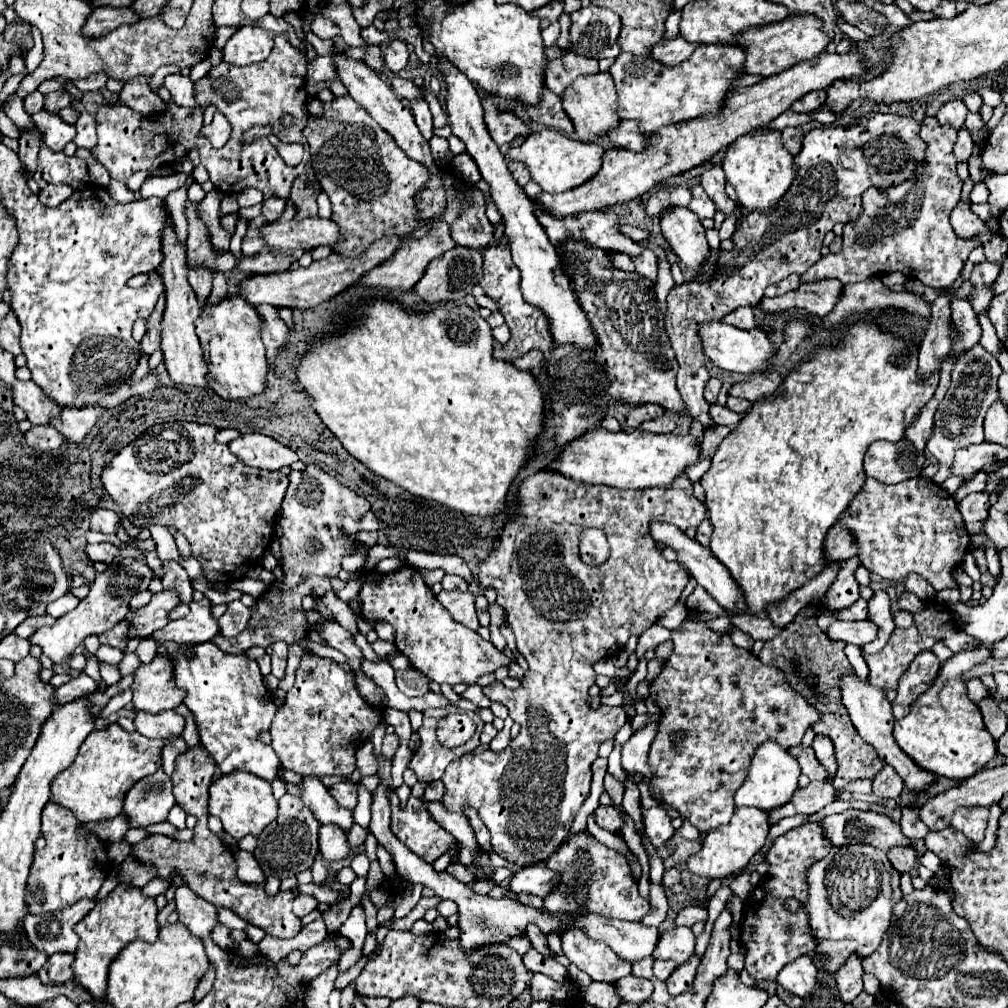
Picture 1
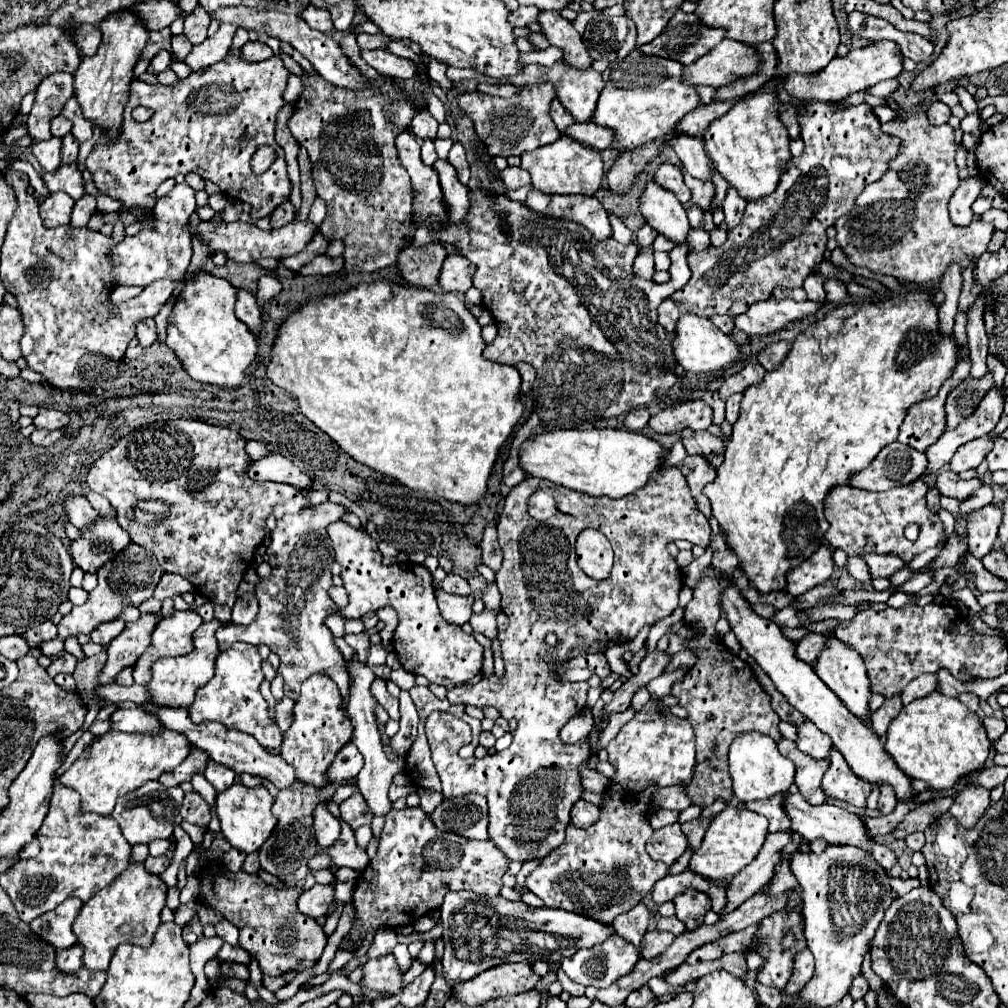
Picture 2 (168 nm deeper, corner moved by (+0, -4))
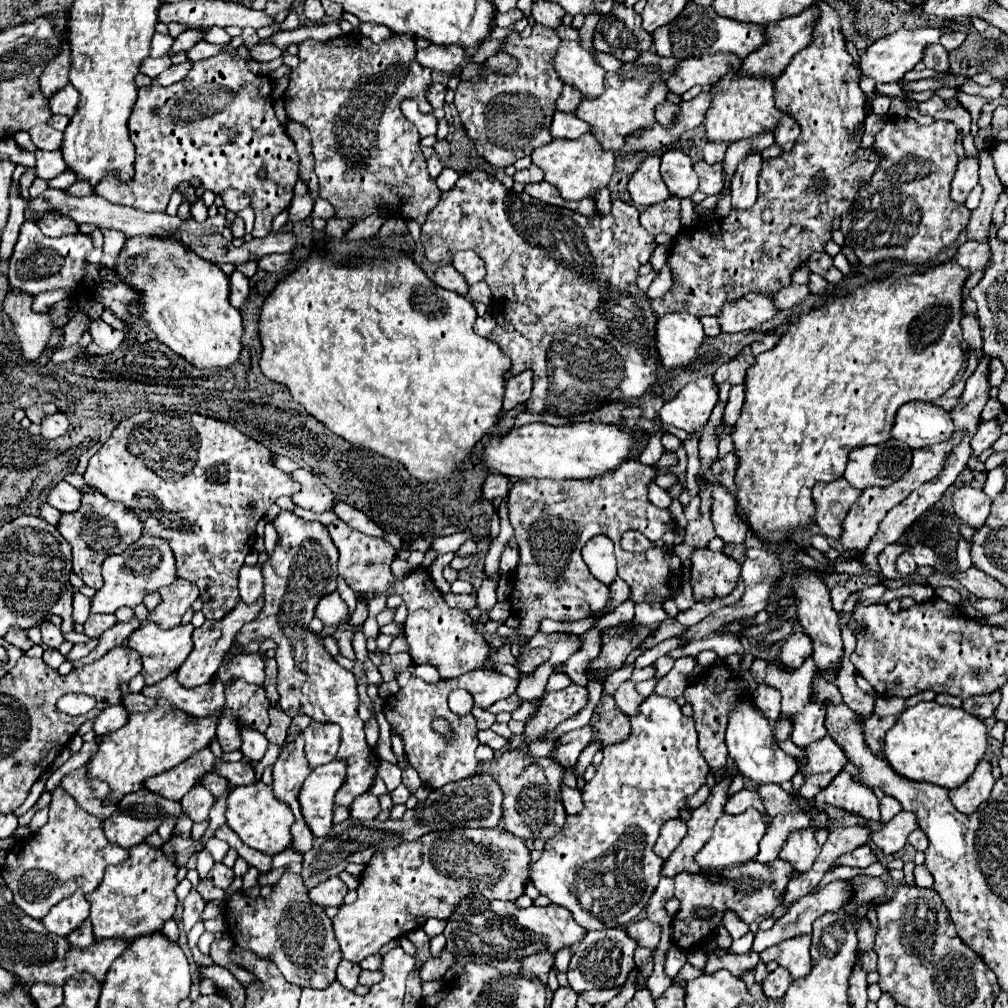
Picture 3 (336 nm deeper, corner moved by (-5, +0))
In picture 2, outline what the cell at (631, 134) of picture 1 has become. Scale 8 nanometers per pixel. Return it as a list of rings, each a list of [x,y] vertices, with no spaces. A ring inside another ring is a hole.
[[[573,124],[571,128],[567,128],[567,134],[579,142],[585,142],[597,150],[605,150],[611,148],[613,144],[613,132],[609,132],[609,128],[601,128],[599,124]]]

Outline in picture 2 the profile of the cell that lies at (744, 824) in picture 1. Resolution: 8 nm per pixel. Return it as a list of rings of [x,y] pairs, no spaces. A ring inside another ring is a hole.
[[[729,804],[711,820],[701,848],[691,856],[689,870],[711,882],[729,882],[735,874],[739,874],[747,864],[755,860],[765,842],[765,836],[767,836],[765,816],[755,814],[743,806]]]

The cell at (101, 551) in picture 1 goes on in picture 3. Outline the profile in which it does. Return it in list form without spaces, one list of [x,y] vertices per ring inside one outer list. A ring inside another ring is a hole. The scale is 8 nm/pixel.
[[[84,486],[82,492],[82,504],[72,514],[62,514],[58,520],[58,532],[72,544],[72,564],[74,574],[82,578],[82,582],[90,588],[102,588],[102,574],[100,566],[106,560],[106,556],[124,552],[126,546],[136,542],[142,536],[142,522],[140,518],[130,512],[122,502],[110,502],[98,488]]]

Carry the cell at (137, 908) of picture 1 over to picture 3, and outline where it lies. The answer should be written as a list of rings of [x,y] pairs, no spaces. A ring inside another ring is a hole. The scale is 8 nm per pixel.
[[[146,842],[136,844],[128,850],[130,856],[122,864],[106,868],[102,884],[88,894],[90,902],[90,920],[94,924],[96,940],[104,938],[124,938],[134,940],[136,936],[158,932],[164,922],[174,916],[178,898],[176,898],[176,872],[174,856],[166,856],[162,848],[152,848]]]

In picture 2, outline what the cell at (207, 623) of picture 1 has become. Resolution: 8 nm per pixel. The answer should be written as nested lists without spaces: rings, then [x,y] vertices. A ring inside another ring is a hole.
[[[183,610],[175,612],[171,618],[163,618],[153,632],[151,646],[145,650],[145,654],[141,654],[135,664],[135,684],[149,682],[149,670],[155,660],[163,656],[189,654],[193,650],[193,632],[201,626],[201,622],[203,618],[195,610]]]

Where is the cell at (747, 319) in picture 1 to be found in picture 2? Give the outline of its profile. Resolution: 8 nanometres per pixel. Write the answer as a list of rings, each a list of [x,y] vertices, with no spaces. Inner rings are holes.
[[[715,315],[709,319],[725,334],[734,329],[734,319],[728,315]]]

